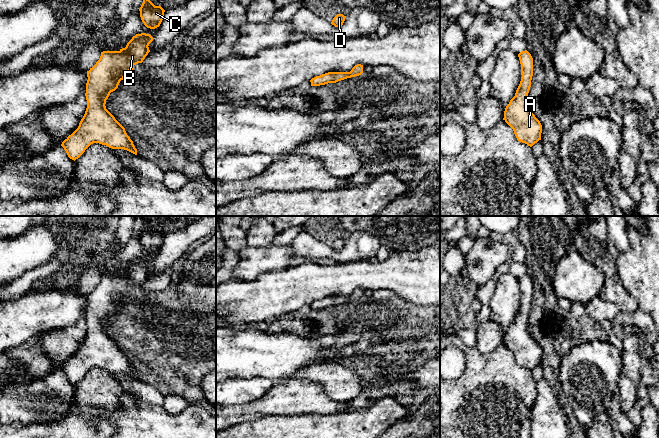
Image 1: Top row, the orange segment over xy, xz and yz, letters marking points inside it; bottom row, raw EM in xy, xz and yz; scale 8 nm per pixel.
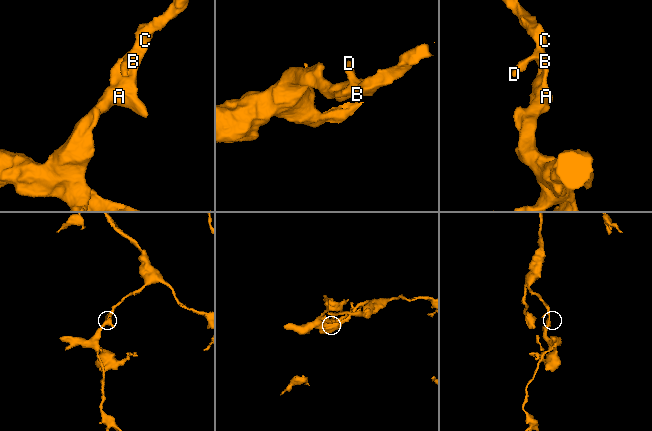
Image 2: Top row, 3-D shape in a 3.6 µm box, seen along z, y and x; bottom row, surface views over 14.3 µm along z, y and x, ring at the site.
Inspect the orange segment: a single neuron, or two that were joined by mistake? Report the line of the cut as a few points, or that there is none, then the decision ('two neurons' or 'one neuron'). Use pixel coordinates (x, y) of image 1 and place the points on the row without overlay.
no cut; one neuron

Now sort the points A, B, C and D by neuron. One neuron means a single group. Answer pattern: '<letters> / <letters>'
A B C D

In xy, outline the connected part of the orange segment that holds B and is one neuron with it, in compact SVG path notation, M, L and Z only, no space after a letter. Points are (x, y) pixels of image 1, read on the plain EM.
M136 258L125 272L101 276L99 284L87 295L85 338L78 352L61 368L70 383L78 383L93 367L137 379L137 373L125 352L106 333L105 328L128 296L143 286L150 276L148 270L152 265L150 258Z

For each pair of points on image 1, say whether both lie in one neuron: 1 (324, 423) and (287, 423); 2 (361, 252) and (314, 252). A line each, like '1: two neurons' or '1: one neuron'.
1: one neuron
2: one neuron

